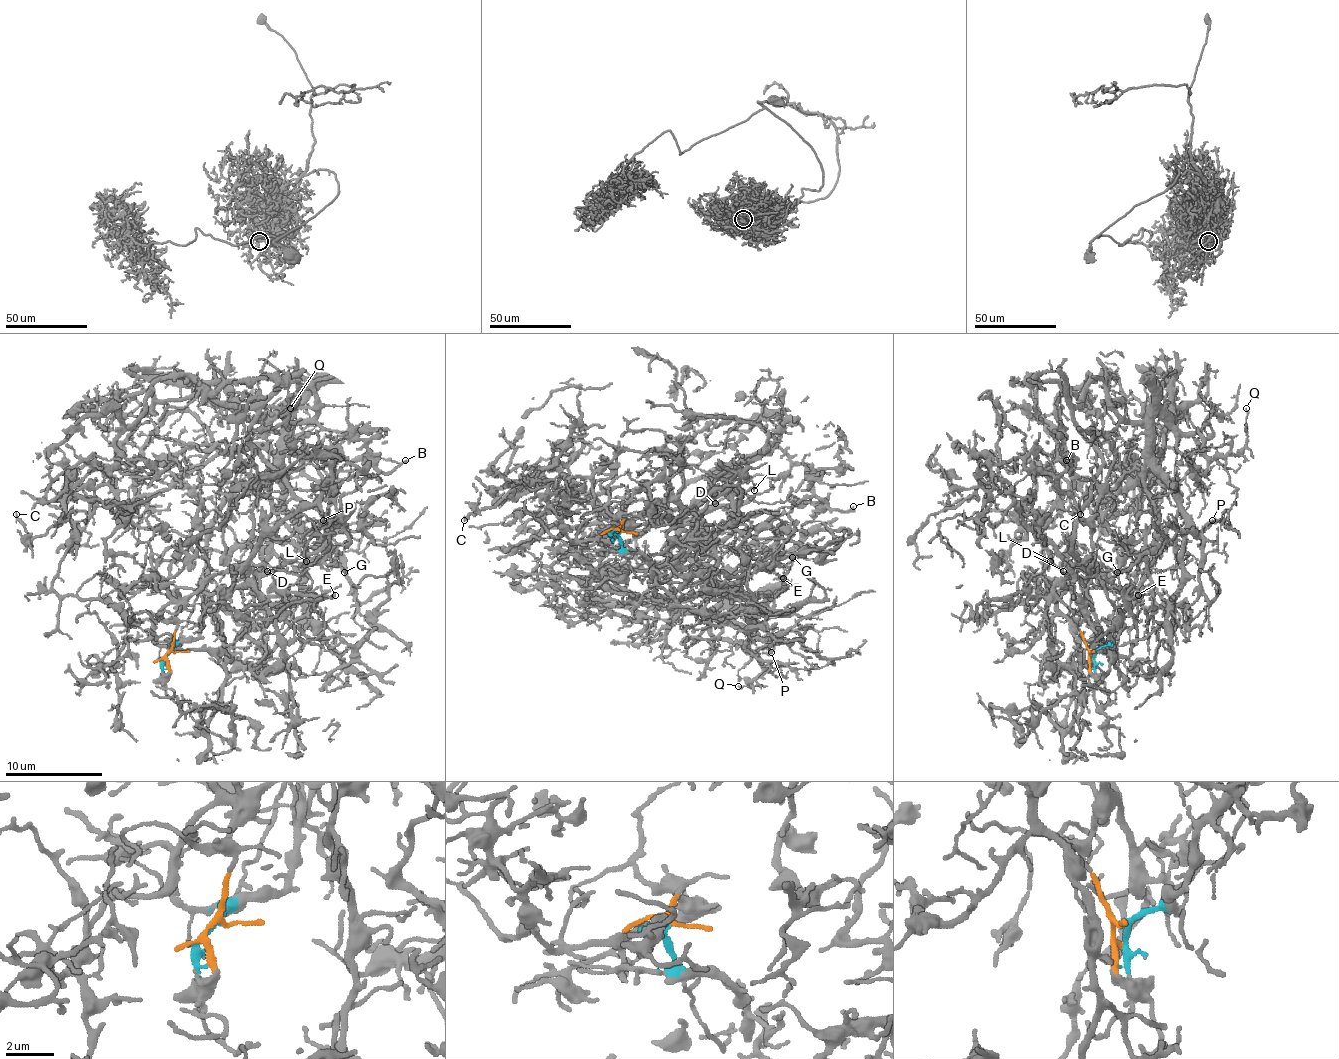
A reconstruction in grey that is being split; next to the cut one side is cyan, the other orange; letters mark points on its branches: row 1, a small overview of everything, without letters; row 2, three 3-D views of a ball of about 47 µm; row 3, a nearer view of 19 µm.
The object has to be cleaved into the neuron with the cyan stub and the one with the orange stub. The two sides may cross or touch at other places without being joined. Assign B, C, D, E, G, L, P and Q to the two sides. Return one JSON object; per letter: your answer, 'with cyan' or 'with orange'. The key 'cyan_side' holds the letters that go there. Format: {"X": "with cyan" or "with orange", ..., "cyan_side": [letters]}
{"B": "with orange", "C": "with orange", "D": "with orange", "E": "with orange", "G": "with cyan", "L": "with orange", "P": "with cyan", "Q": "with cyan", "cyan_side": ["G", "P", "Q"]}

